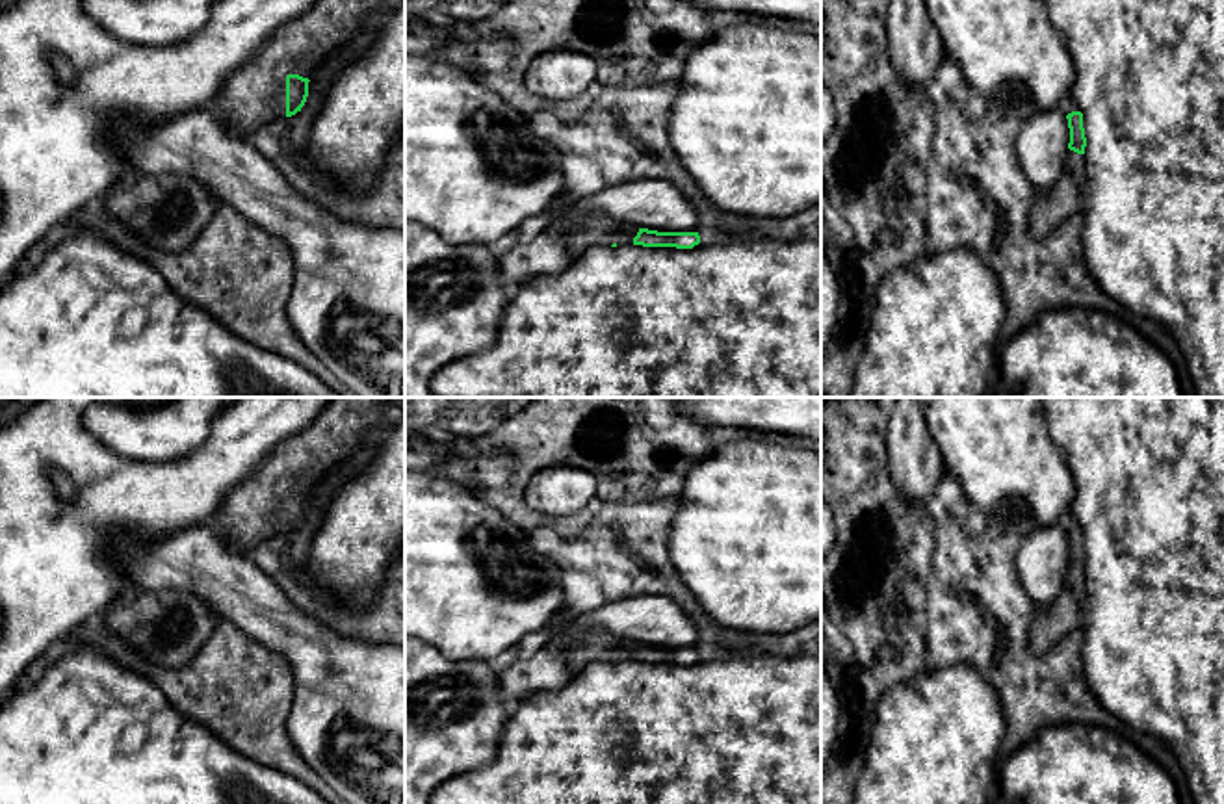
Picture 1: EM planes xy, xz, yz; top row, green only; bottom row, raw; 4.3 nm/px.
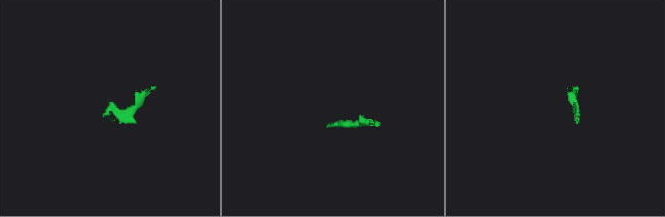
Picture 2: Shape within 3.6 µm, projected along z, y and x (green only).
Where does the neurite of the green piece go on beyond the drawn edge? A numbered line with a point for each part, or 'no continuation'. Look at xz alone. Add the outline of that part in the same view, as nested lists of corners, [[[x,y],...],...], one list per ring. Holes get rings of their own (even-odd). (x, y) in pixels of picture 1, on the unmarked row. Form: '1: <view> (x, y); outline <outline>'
1: xz (589, 647); outline [[[598,629],[581,631],[568,648],[568,668],[572,674],[583,670],[589,663],[600,661],[633,661],[639,642]]]

